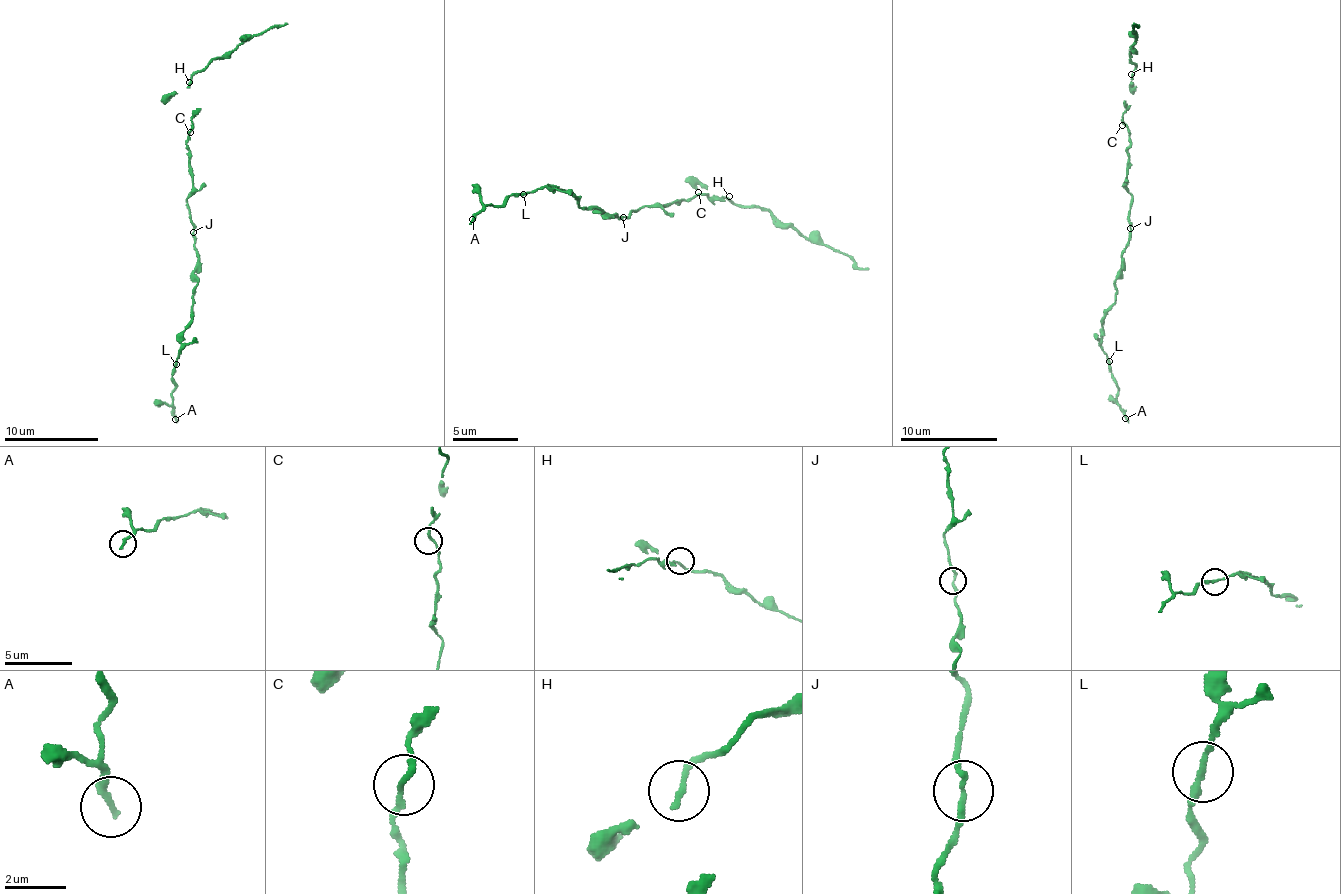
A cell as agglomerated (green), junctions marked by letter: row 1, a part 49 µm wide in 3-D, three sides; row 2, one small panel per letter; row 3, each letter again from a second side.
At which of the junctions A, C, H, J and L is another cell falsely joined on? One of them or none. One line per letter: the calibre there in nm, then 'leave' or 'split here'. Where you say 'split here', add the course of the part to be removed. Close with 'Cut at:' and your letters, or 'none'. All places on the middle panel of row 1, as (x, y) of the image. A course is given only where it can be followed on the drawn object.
A: 220 nm | leave
C: 160 nm | leave
H: 200 nm | leave
J: 180 nm | leave
L: 170 nm | leave
Cut at: none

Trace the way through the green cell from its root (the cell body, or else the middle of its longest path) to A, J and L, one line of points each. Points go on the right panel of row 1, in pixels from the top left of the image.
A: (1132, 197), (1131, 234), (1102, 336), (1109, 372), (1119, 391), (1116, 403), (1125, 418)
J: (1132, 197), (1131, 229)
L: (1132, 197), (1131, 234), (1122, 256), (1114, 304), (1103, 320), (1102, 349), (1108, 360)

